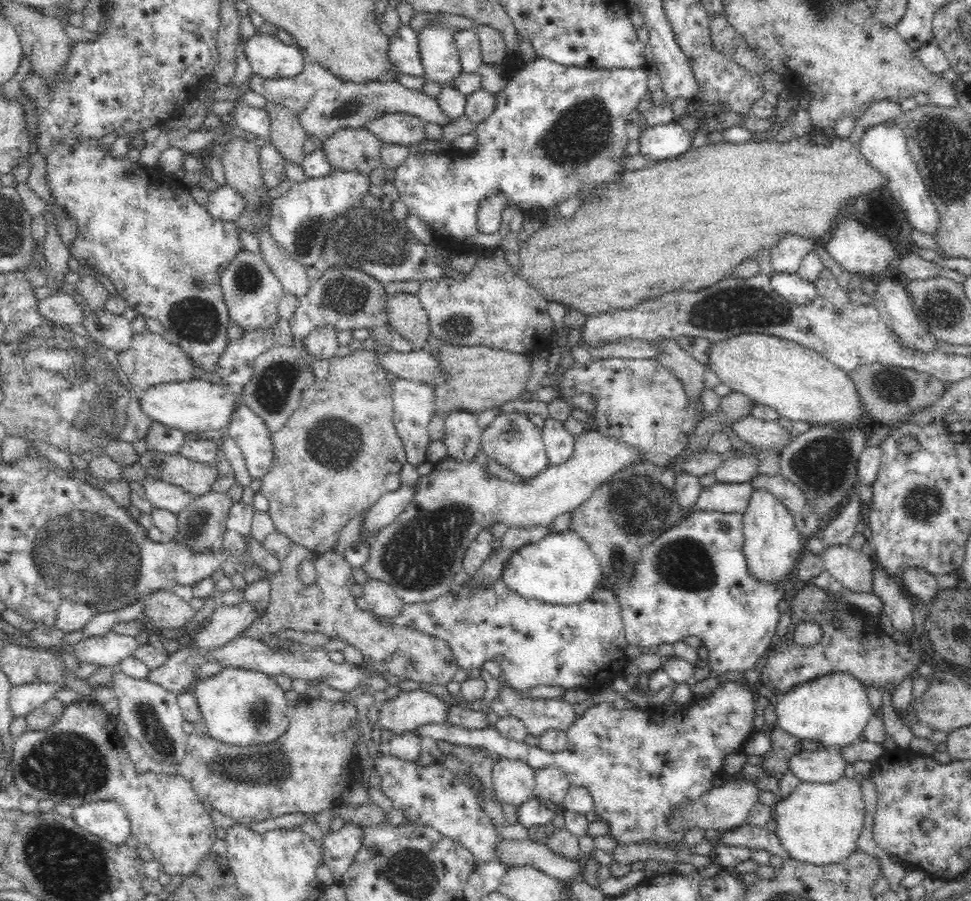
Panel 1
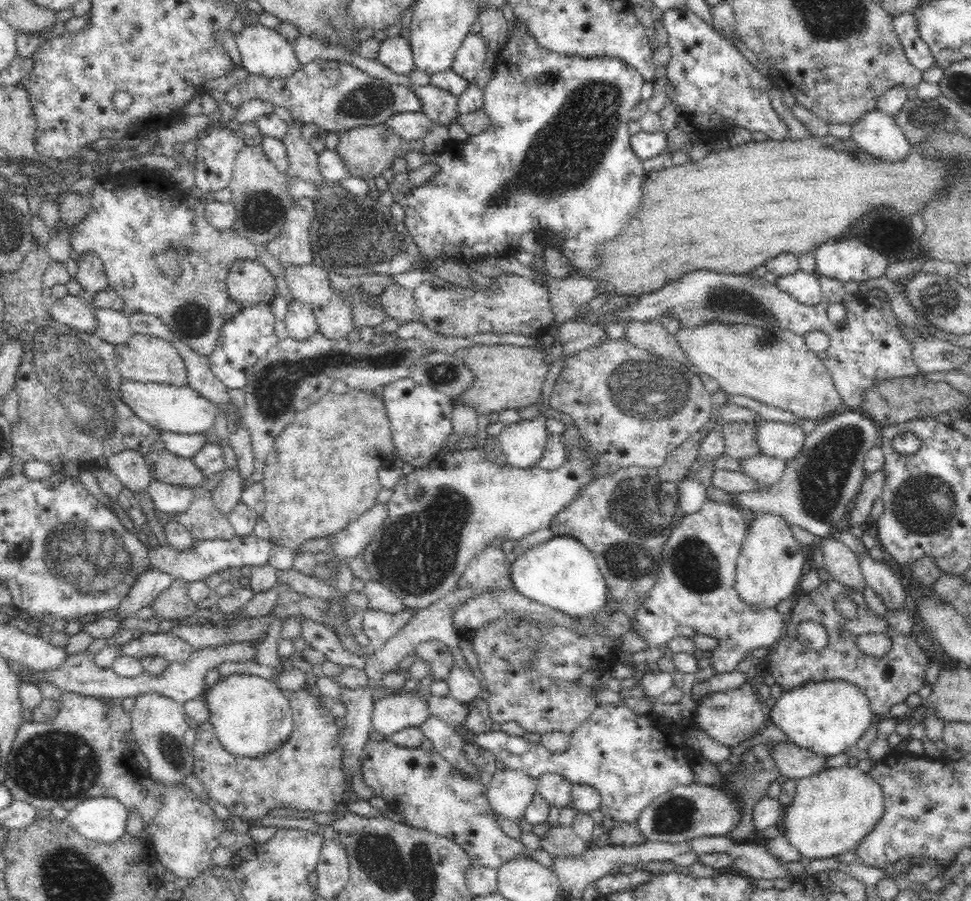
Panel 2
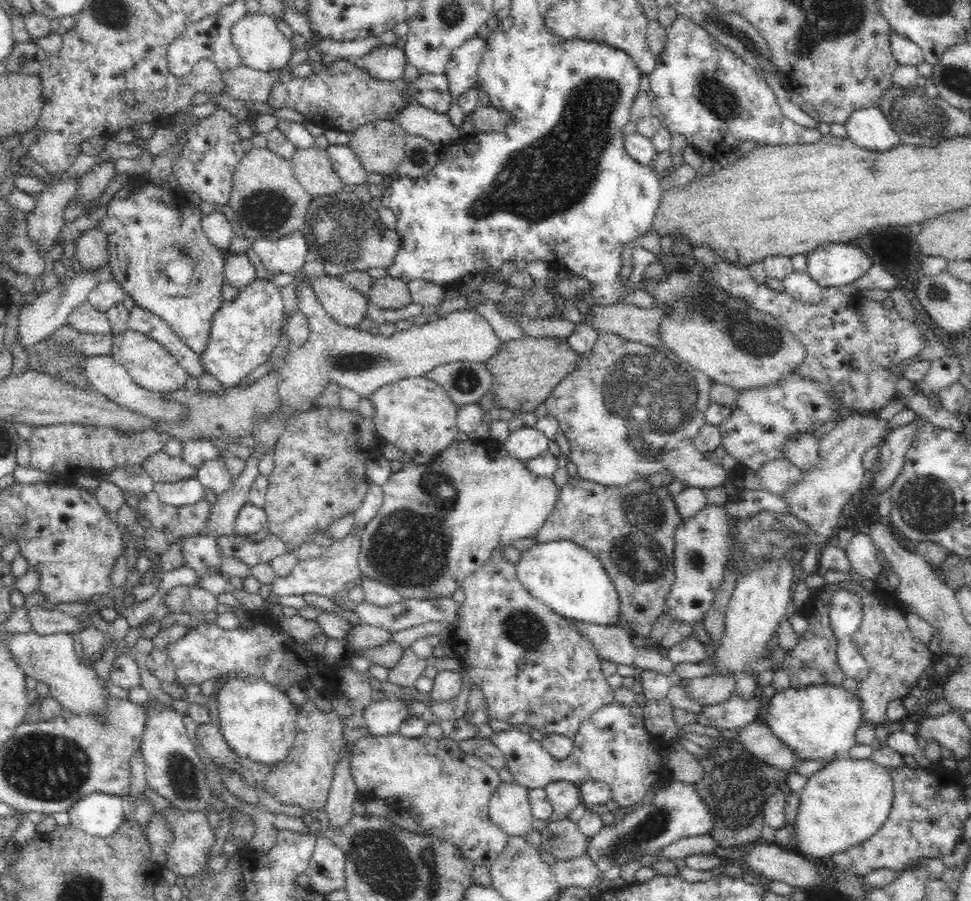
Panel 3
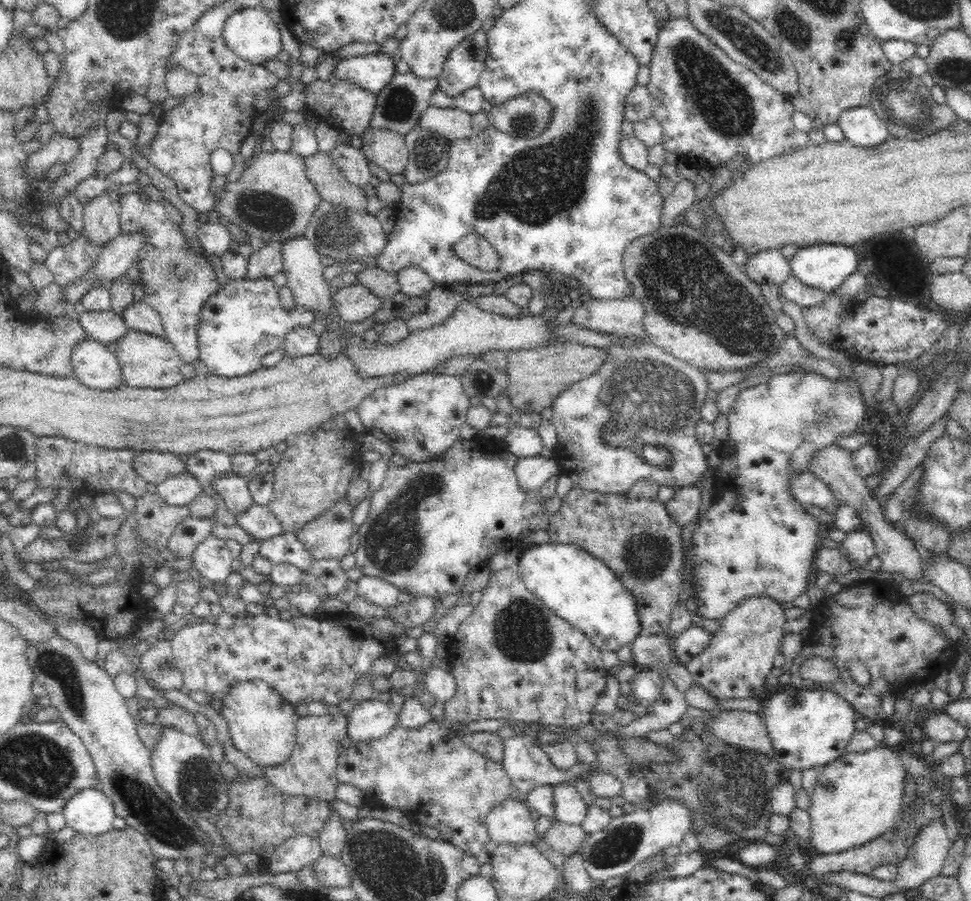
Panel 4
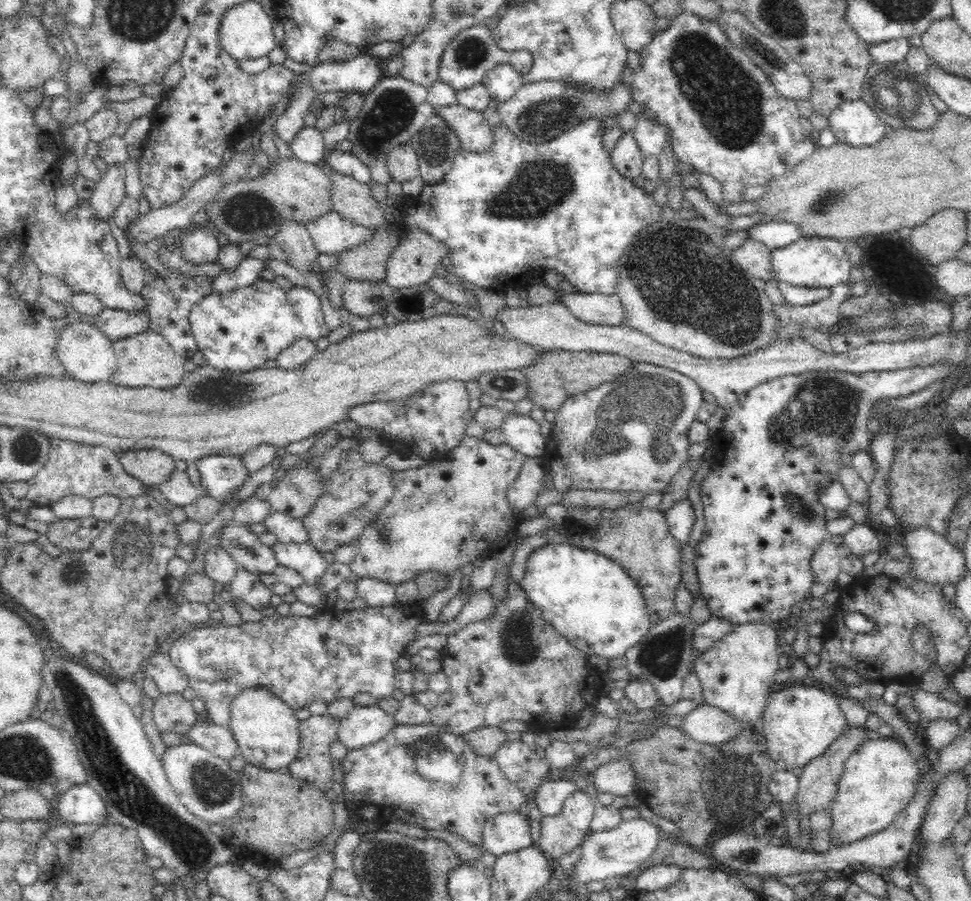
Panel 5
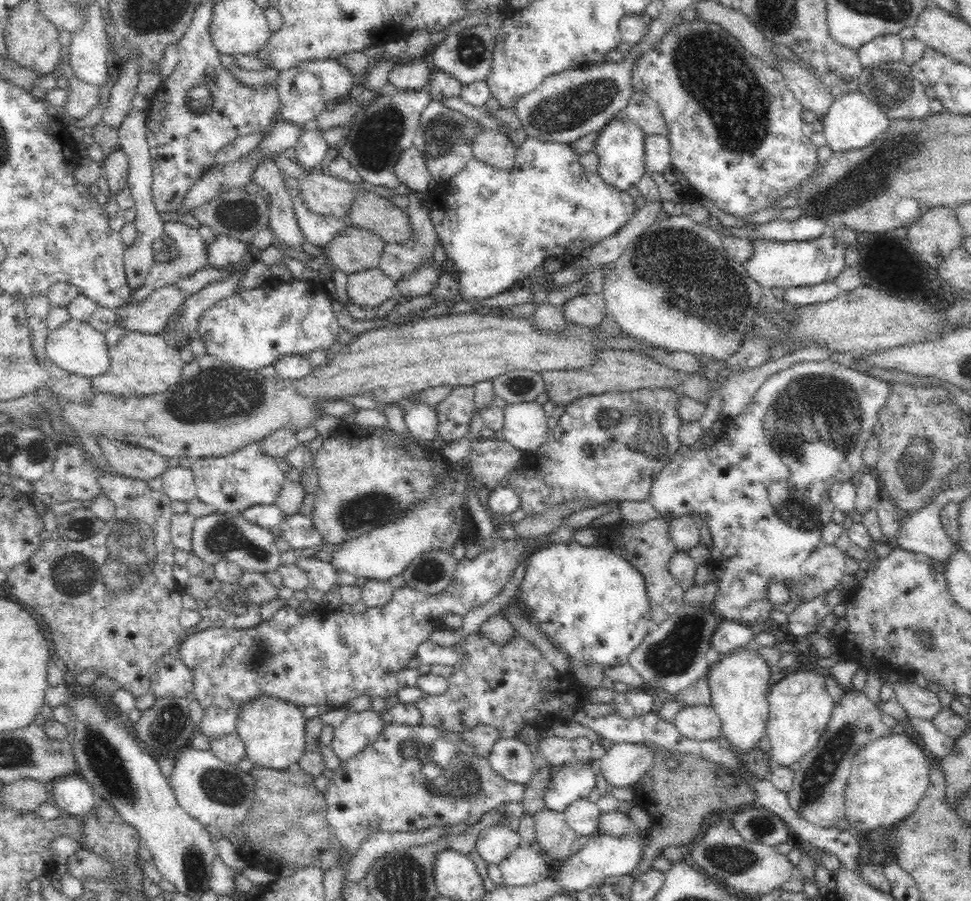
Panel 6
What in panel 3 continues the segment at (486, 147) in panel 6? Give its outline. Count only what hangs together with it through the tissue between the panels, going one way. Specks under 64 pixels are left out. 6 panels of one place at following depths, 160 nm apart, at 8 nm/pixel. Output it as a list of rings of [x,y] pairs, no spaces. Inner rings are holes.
[[[418,103],[408,105],[395,119],[407,134],[417,134],[443,146],[460,137],[459,128],[454,126],[448,113],[430,110]]]

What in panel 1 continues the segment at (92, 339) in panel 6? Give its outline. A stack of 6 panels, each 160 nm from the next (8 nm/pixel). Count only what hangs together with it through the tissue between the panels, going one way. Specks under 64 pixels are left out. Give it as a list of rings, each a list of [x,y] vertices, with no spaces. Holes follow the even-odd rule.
[[[195,378],[182,382],[160,383],[150,386],[148,390],[137,392],[138,403],[150,421],[186,434],[224,432],[236,408],[236,402],[241,401],[241,388],[220,386]]]

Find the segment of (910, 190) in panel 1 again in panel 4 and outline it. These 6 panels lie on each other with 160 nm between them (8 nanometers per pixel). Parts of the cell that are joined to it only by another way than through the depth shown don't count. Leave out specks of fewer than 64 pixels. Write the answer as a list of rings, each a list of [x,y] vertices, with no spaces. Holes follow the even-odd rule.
[[[854,106],[844,110],[836,123],[847,141],[862,148],[878,146],[891,136],[888,125],[878,118],[870,106]]]

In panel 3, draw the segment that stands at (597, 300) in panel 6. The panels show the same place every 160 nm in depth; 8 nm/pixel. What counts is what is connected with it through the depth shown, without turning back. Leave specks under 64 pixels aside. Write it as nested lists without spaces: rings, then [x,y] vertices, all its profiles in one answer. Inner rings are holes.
[[[591,303],[588,313],[582,315],[578,324],[593,327],[598,334],[610,333],[633,342],[660,347],[662,342],[658,326],[664,314],[658,305],[646,309],[626,303],[609,306]]]

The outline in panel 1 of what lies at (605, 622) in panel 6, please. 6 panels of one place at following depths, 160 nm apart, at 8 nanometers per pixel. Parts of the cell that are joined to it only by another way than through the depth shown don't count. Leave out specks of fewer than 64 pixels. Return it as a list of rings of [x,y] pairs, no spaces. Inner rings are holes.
[[[566,530],[549,534],[538,542],[527,544],[514,551],[504,568],[501,579],[508,585],[508,588],[524,598],[542,601],[546,604],[570,606],[587,601],[598,588],[598,582],[603,580],[603,574],[588,543],[574,531]]]

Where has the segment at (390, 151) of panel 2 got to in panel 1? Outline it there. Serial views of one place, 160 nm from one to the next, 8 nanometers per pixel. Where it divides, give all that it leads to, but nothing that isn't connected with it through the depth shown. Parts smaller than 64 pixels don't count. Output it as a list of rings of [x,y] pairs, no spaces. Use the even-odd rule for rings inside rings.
[[[342,128],[336,130],[322,144],[334,169],[356,171],[369,175],[381,164],[384,142],[367,128]]]

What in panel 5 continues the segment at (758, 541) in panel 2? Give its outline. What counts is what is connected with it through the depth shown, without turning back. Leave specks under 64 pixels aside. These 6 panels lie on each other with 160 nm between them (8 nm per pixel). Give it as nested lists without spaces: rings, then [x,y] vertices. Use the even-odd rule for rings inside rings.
[[[770,622],[733,625],[732,630],[711,649],[698,653],[693,671],[700,679],[704,702],[753,728],[763,716],[774,681],[772,677],[780,668],[776,638],[778,634]]]

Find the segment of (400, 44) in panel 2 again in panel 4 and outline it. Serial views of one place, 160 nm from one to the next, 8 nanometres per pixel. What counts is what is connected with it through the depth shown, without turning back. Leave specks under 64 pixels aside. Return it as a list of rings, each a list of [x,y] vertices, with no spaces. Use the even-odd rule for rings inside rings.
[[[380,52],[352,56],[338,61],[331,77],[349,82],[370,93],[378,93],[394,77],[396,59]]]

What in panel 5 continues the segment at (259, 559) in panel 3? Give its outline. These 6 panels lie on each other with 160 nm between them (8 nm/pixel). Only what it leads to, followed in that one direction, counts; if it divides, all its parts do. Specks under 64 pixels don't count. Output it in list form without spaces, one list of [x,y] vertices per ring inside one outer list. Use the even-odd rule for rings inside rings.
[[[278,542],[271,547],[278,565],[298,571],[306,584],[316,585],[326,573],[328,565],[322,553],[310,542],[300,544]]]

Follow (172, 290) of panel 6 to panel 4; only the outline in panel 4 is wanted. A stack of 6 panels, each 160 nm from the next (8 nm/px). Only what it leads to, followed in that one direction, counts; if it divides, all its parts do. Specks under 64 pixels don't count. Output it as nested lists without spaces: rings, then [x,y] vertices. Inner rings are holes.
[[[79,304],[81,328],[88,337],[102,342],[104,345],[120,340],[126,332],[126,322],[122,316],[110,311],[86,312]]]

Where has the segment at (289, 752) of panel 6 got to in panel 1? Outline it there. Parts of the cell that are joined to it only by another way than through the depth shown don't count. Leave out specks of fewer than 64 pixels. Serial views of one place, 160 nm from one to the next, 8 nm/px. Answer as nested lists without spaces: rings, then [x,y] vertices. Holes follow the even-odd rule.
[[[224,667],[215,676],[201,677],[193,688],[203,721],[214,740],[239,747],[265,745],[276,741],[289,727],[285,690],[269,674]]]

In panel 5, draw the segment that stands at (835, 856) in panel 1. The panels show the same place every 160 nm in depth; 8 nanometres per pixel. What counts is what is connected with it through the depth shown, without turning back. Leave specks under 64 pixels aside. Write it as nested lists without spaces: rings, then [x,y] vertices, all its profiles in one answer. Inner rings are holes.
[[[880,737],[866,741],[846,760],[844,774],[838,782],[838,794],[832,802],[832,829],[829,831],[836,845],[846,845],[862,838],[881,832],[897,818],[897,814],[905,810],[918,792],[922,773],[918,762],[897,737]]]

